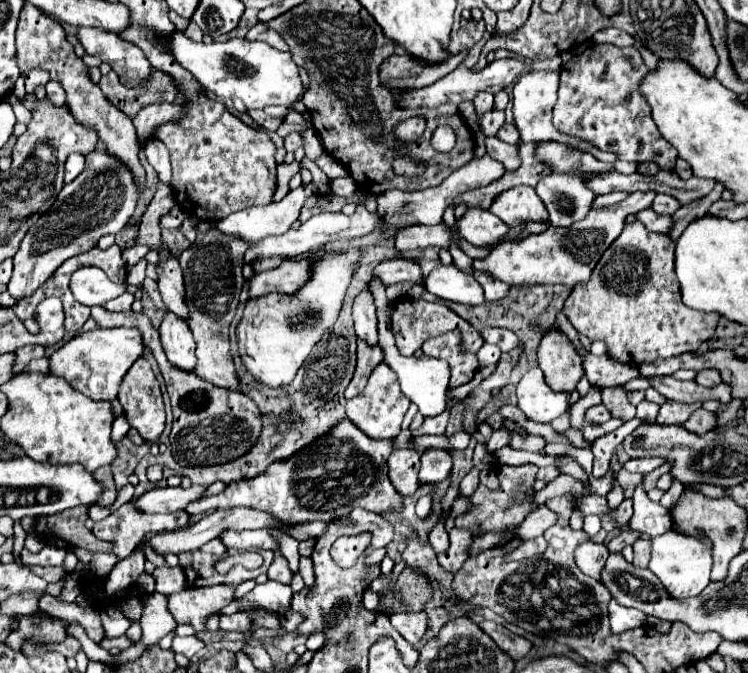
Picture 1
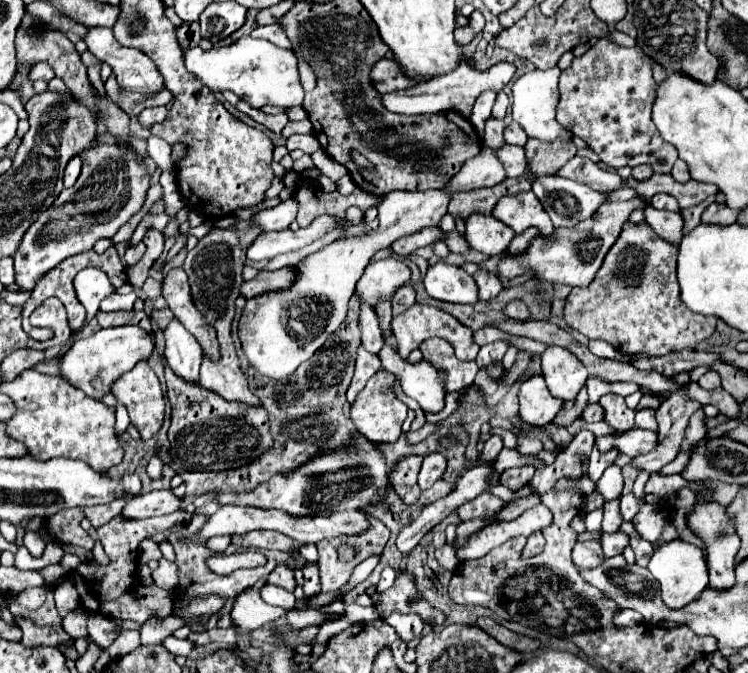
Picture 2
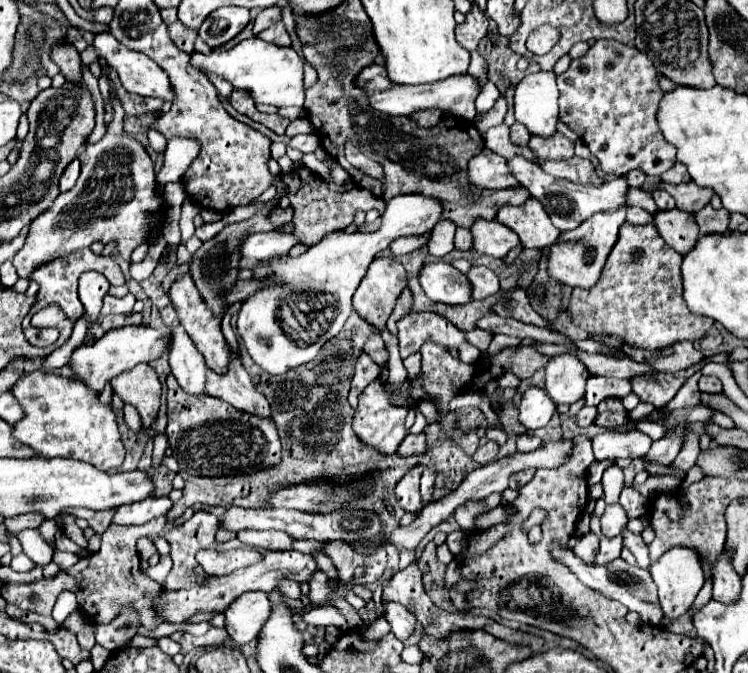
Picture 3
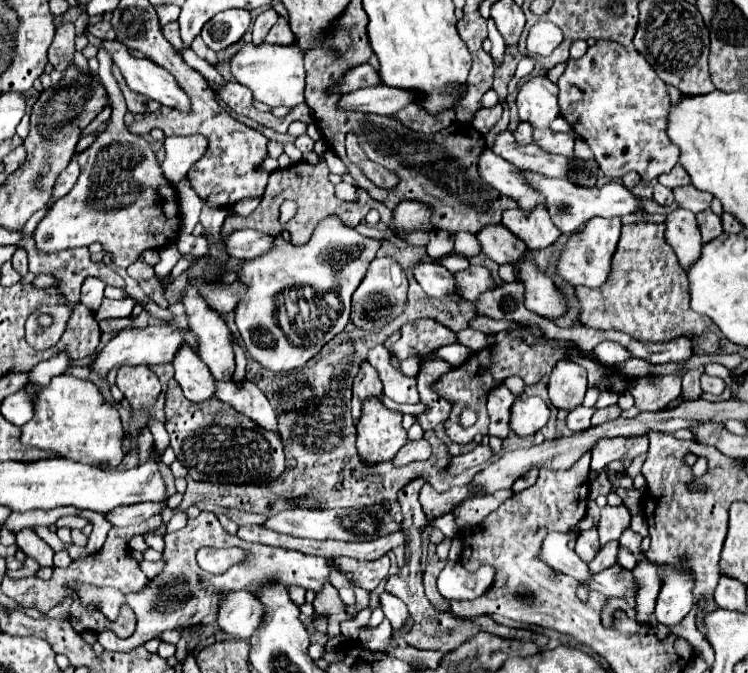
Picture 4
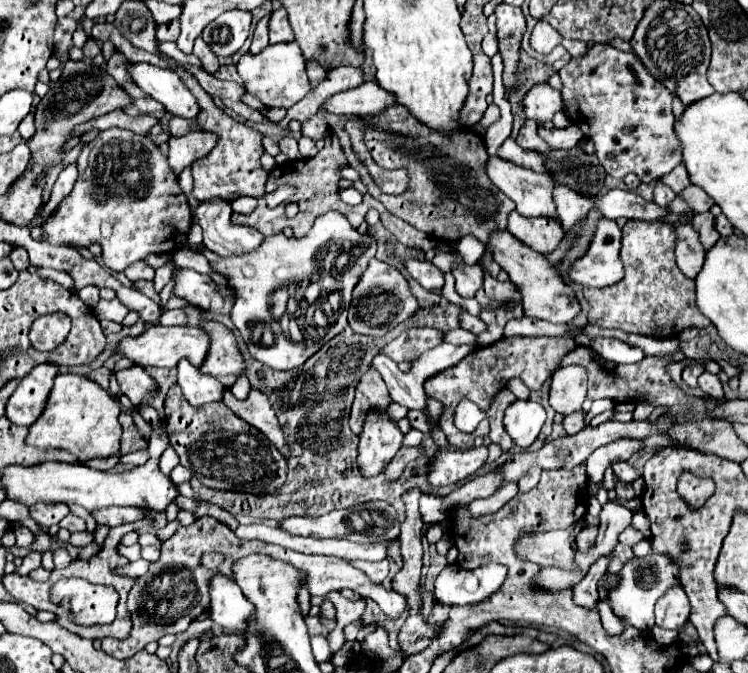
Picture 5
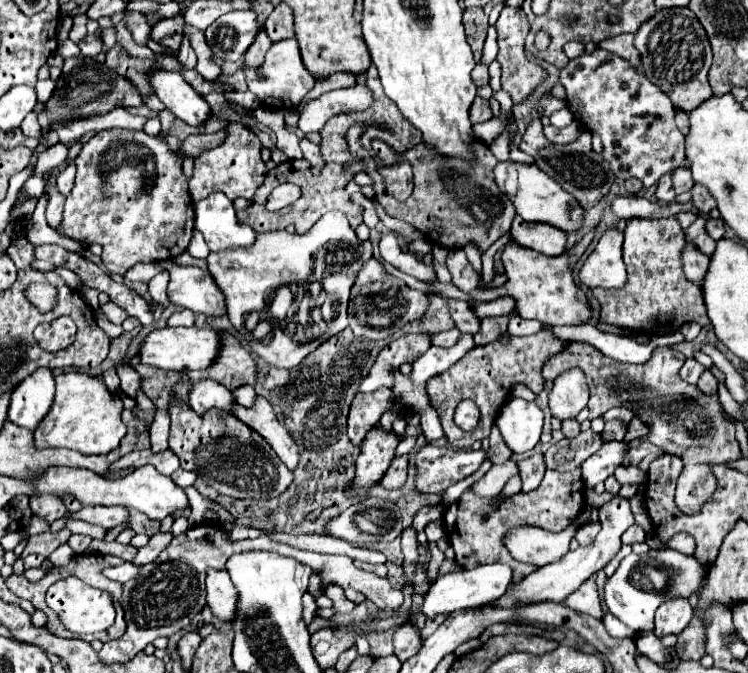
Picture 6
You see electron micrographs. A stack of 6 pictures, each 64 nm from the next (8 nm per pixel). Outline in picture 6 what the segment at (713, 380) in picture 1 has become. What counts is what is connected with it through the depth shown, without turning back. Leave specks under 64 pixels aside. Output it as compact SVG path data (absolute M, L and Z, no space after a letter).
M704 370L704 374L698 380L698 388L706 394L718 394L718 380L710 370Z

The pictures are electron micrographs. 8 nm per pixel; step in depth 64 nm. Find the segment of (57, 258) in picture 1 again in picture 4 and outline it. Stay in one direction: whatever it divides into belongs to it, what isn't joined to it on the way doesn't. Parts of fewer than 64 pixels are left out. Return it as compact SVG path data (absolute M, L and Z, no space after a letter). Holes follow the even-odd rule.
M98 50L98 76L110 96L110 106L112 106L112 116L108 122L108 128L98 136L98 140L88 146L84 152L78 154L78 164L80 164L80 178L74 184L74 188L62 196L58 202L52 204L52 208L48 210L48 214L40 220L40 224L36 226L32 238L34 244L38 248L38 252L60 252L66 248L78 248L78 246L90 246L92 242L100 242L104 246L104 250L112 256L116 266L128 268L134 260L138 260L140 252L146 248L156 248L160 250L166 242L174 242L176 240L176 232L180 228L180 218L178 218L178 202L176 202L176 192L174 188L164 180L160 164L156 160L156 154L152 152L150 144L132 134L126 126L124 126L124 114L126 104L124 104L124 96L118 88L116 78L112 76L112 58L106 56L108 52ZM18 248L16 252L14 252L14 256L12 256L12 266L14 266L14 270L20 274L20 276L26 276L26 272L28 272L28 252L24 250L24 248Z

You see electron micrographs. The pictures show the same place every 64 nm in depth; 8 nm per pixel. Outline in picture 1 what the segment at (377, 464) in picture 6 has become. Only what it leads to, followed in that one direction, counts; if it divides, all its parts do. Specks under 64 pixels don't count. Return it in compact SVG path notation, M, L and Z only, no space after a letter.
M382 360L372 370L366 388L356 398L346 400L346 416L370 438L396 438L400 434L400 424L408 406L410 406L410 400L402 396L392 368Z

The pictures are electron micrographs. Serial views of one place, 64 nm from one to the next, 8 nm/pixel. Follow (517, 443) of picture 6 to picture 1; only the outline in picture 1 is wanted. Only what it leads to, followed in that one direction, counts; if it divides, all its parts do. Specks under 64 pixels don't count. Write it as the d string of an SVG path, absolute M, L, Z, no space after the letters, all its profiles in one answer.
M532 368L518 382L518 408L534 422L552 422L568 410L568 392L554 392L540 368Z

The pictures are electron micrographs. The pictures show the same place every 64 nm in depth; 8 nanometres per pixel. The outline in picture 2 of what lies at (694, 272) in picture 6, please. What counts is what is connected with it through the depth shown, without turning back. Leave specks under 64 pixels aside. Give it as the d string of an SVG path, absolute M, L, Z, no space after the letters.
M648 206L644 210L644 222L664 240L672 244L680 244L682 240L682 218L678 212L668 212L668 210L656 210Z

